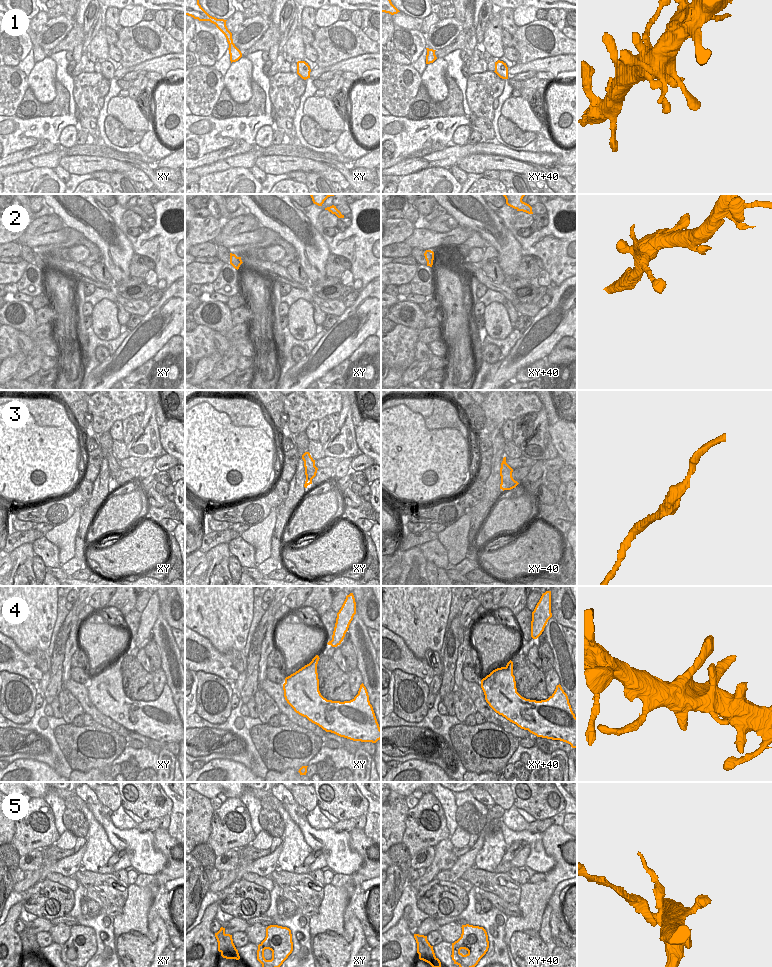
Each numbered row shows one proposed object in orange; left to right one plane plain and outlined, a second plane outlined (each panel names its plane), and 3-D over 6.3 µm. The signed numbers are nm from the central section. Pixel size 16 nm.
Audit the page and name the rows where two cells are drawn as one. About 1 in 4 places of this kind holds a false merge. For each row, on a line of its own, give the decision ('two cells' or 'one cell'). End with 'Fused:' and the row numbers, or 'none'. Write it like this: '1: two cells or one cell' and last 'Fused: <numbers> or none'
1: one cell
2: one cell
3: one cell
4: one cell
5: two cells
Fused: 5

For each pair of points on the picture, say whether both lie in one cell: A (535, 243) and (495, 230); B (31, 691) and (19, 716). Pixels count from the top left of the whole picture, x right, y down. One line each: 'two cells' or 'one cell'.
A: two cells
B: one cell

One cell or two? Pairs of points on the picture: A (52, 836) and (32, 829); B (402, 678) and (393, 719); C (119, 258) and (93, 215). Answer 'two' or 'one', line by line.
A: one
B: two
C: one

